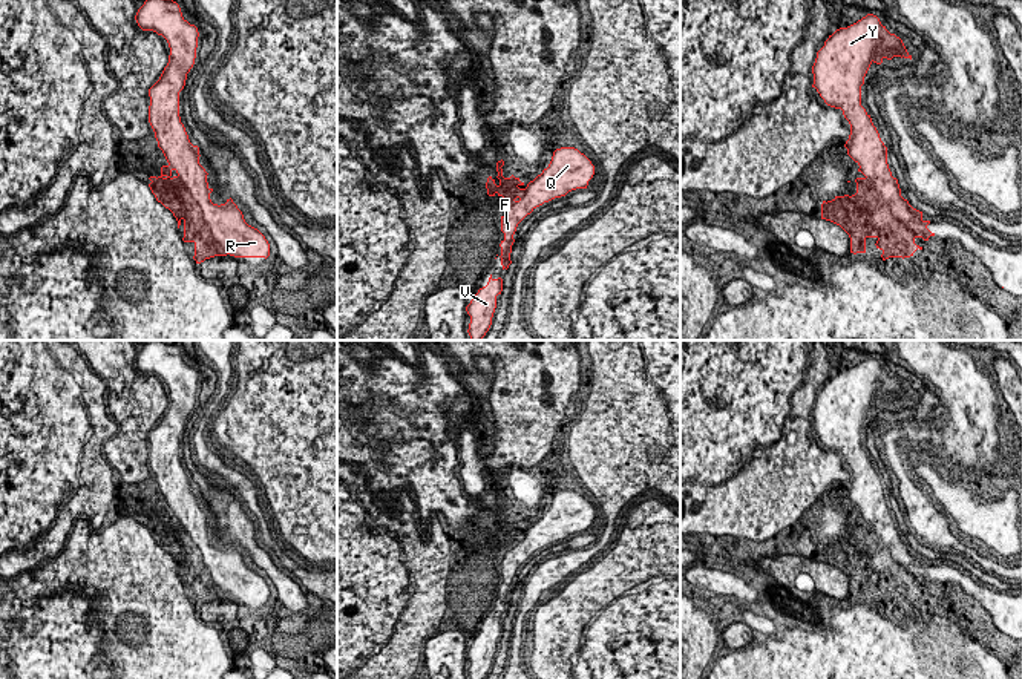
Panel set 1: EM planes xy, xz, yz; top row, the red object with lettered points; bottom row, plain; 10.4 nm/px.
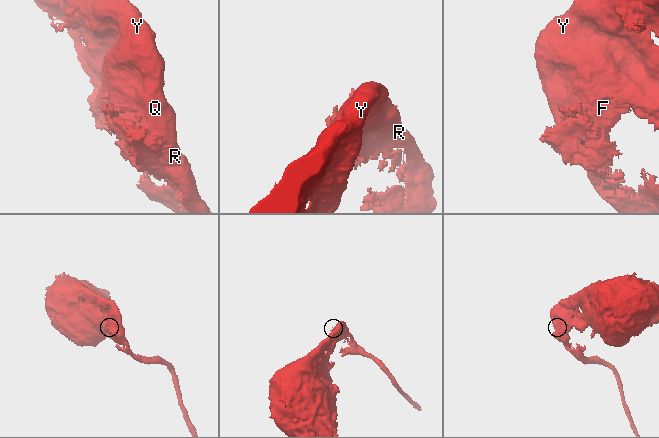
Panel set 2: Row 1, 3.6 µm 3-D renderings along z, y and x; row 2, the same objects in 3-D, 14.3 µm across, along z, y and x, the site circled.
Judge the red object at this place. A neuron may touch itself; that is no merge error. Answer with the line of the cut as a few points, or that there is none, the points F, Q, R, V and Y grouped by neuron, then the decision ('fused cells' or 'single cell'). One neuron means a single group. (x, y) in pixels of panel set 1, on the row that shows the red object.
no cut; F Q R V Y; single cell

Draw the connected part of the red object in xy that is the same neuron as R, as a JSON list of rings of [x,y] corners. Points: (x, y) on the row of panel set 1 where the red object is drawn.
[[[146,0],[138,9],[135,20],[142,31],[153,31],[162,35],[170,48],[169,63],[164,67],[159,80],[149,89],[149,123],[155,132],[158,147],[162,150],[167,166],[161,167],[161,175],[150,176],[149,184],[156,201],[169,208],[178,221],[178,228],[184,225],[184,242],[195,244],[196,264],[215,256],[234,257],[268,257],[270,244],[265,236],[254,227],[248,225],[242,212],[227,199],[225,204],[213,204],[208,187],[207,172],[199,164],[199,147],[188,139],[184,124],[179,116],[179,92],[185,86],[187,74],[195,64],[198,48],[198,28],[190,25],[181,12],[181,8],[173,0]]]

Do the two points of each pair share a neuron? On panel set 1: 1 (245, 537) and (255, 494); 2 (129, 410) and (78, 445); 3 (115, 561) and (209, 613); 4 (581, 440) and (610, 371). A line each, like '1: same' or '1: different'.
1: different
2: different
3: different
4: same

